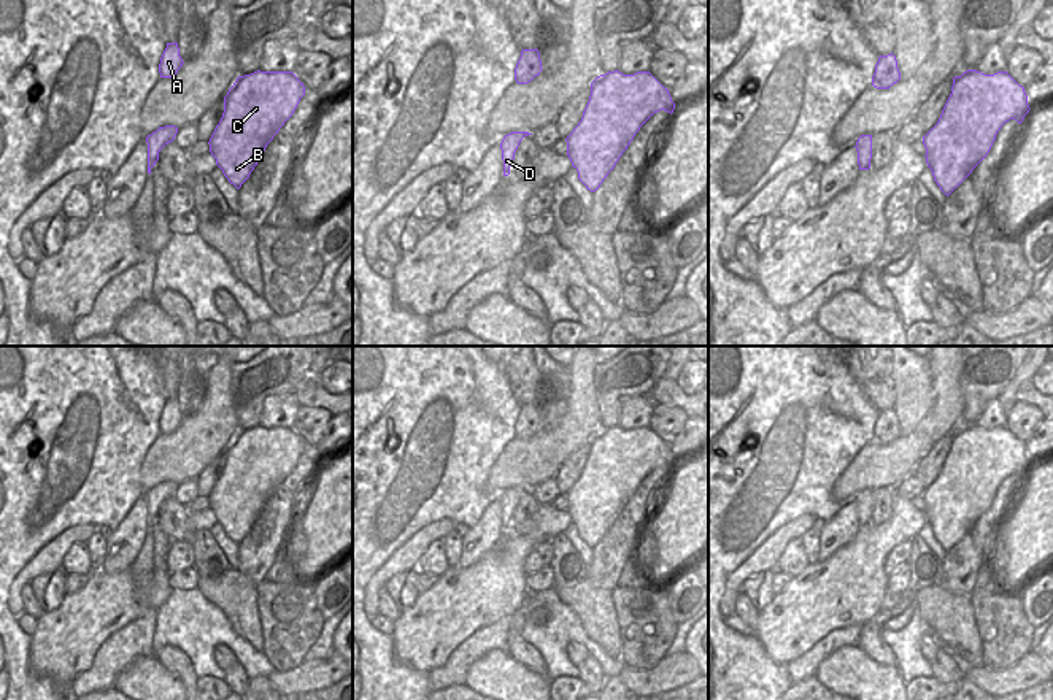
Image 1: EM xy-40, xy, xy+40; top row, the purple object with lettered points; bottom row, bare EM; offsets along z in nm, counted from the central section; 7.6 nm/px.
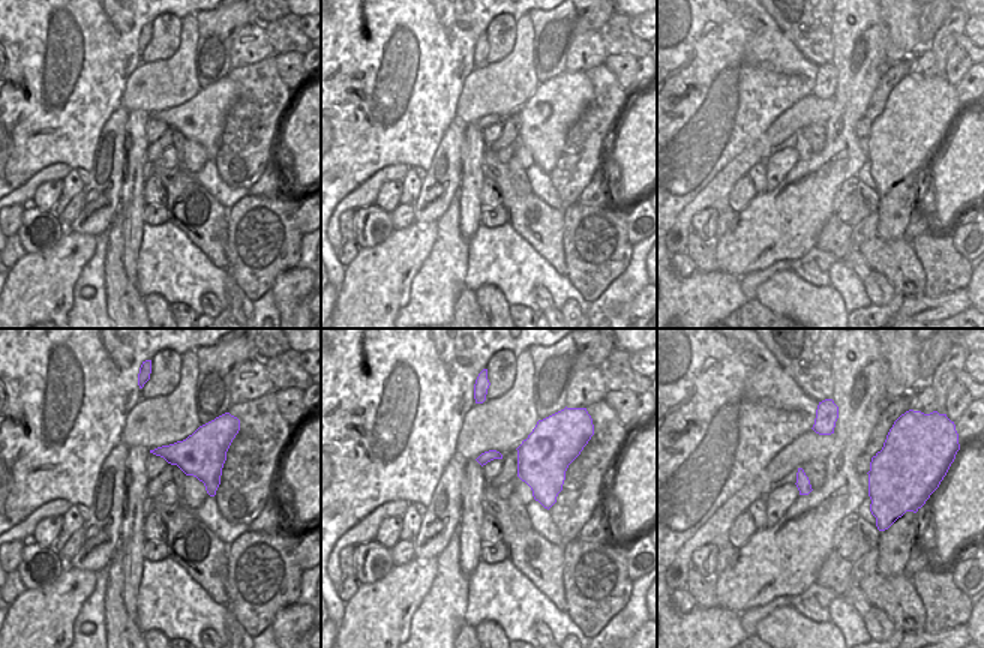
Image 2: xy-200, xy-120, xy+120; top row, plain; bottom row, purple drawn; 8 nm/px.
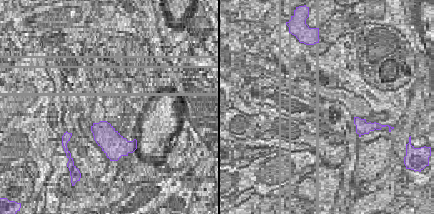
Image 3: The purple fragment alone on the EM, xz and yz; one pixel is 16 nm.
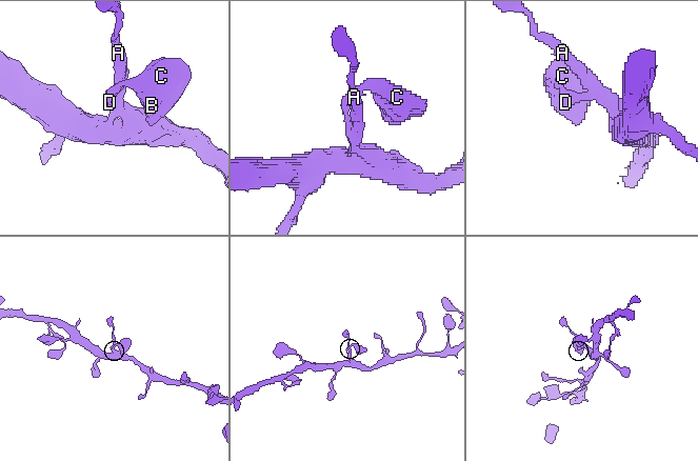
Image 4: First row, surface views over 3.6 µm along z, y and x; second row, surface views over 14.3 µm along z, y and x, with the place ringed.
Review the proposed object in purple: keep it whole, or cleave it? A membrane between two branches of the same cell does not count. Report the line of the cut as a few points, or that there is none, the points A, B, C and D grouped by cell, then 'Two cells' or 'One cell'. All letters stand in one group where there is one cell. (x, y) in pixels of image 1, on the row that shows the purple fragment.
No split. Groups: A B C D. One cell

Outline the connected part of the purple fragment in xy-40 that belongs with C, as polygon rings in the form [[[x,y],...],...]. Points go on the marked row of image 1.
[[[292,71],[238,76],[224,97],[224,113],[208,144],[216,165],[237,189],[262,152],[294,114],[305,86]]]

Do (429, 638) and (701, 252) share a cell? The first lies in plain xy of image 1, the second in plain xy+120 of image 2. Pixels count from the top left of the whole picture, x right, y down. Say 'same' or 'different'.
different

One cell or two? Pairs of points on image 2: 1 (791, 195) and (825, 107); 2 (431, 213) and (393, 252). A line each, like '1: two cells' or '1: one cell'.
1: two cells
2: two cells

